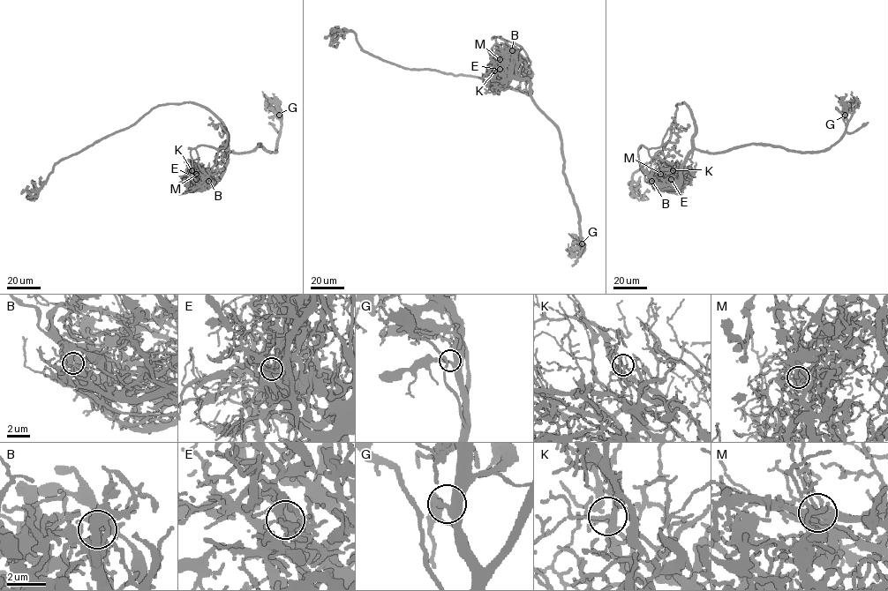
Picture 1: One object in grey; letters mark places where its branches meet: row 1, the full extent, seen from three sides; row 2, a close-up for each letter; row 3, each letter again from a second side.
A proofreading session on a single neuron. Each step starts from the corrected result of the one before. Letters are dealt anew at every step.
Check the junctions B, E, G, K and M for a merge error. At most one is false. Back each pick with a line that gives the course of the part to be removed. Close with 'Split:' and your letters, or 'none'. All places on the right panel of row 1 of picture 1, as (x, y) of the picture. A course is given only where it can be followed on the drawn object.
B: (652, 181), (641, 168), (638, 149), (641, 145), (659, 147), (672, 124), (678, 128), (687, 128), (689, 124)
Split: B

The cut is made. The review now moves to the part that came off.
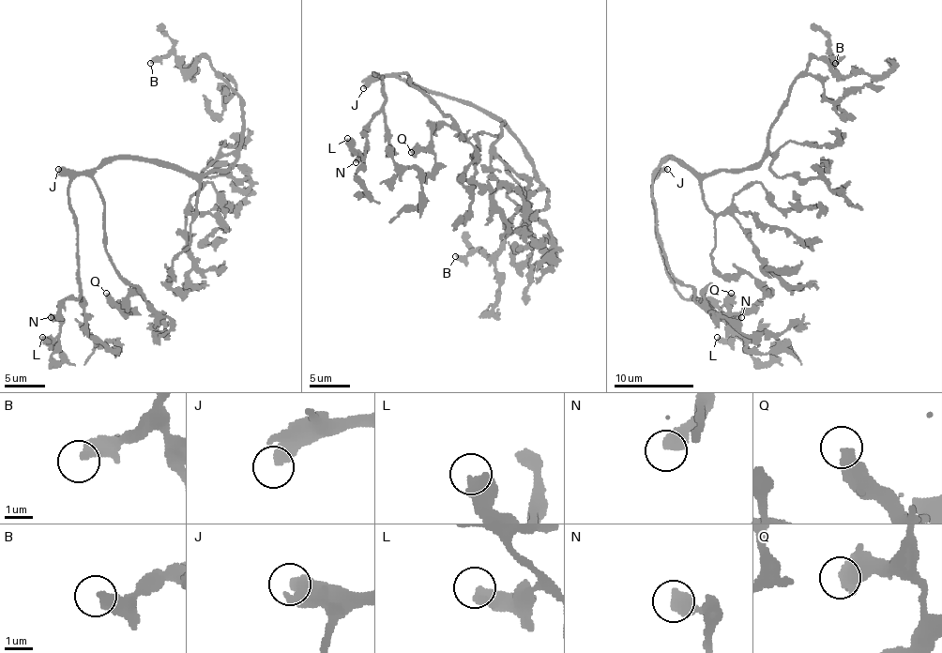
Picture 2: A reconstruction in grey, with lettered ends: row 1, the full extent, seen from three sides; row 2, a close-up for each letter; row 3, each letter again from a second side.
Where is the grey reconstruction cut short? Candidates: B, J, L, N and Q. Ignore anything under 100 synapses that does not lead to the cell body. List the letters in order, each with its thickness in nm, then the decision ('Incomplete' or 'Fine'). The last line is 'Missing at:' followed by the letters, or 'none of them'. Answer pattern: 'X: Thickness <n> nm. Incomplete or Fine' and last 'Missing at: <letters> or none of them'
B: Thickness 400 nm. Fine
J: Thickness 460 nm. Incomplete
L: Thickness 480 nm. Fine
N: Thickness 550 nm. Fine
Q: Thickness 550 nm. Fine
Missing at: J

